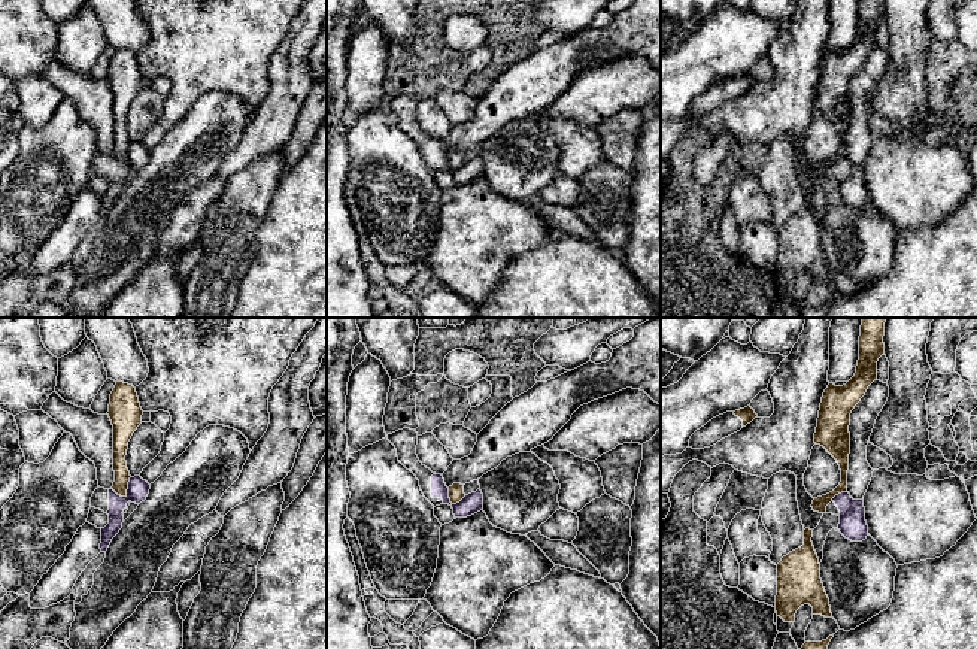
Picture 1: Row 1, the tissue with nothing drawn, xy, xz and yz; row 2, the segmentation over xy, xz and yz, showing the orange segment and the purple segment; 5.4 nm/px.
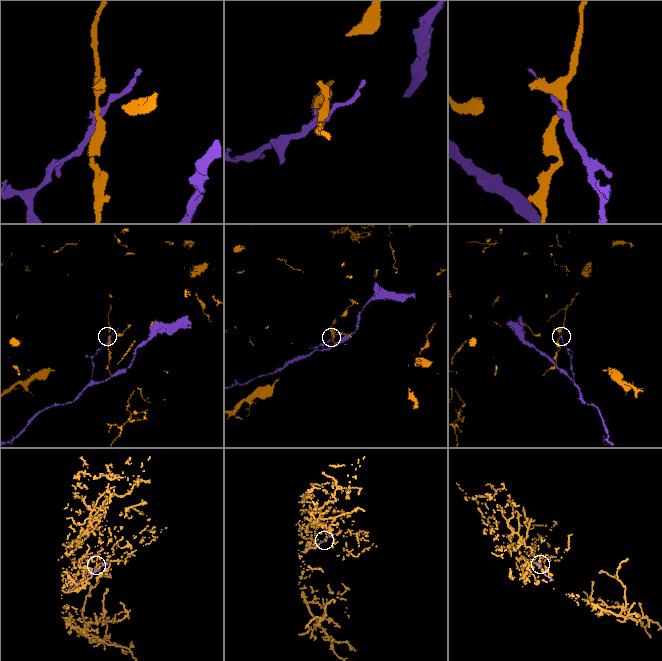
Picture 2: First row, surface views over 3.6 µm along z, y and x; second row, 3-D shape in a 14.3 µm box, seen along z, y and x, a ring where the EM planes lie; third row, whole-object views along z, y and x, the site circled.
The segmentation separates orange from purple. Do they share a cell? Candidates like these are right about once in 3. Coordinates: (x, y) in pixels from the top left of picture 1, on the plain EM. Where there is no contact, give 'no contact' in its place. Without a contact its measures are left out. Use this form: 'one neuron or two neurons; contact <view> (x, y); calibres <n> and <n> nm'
two neurons; contact xy (126, 158); calibres 80 and 120 nm

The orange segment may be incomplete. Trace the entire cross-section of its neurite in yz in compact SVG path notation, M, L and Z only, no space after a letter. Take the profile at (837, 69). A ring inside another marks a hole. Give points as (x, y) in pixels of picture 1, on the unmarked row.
M885 0L859 1L859 25L855 42L843 52L829 49L823 58L814 109L823 112L838 128L840 151L829 160L813 166L813 176L826 179L826 172L841 158L847 158L850 119L850 79L877 45L877 27L885 19Z

